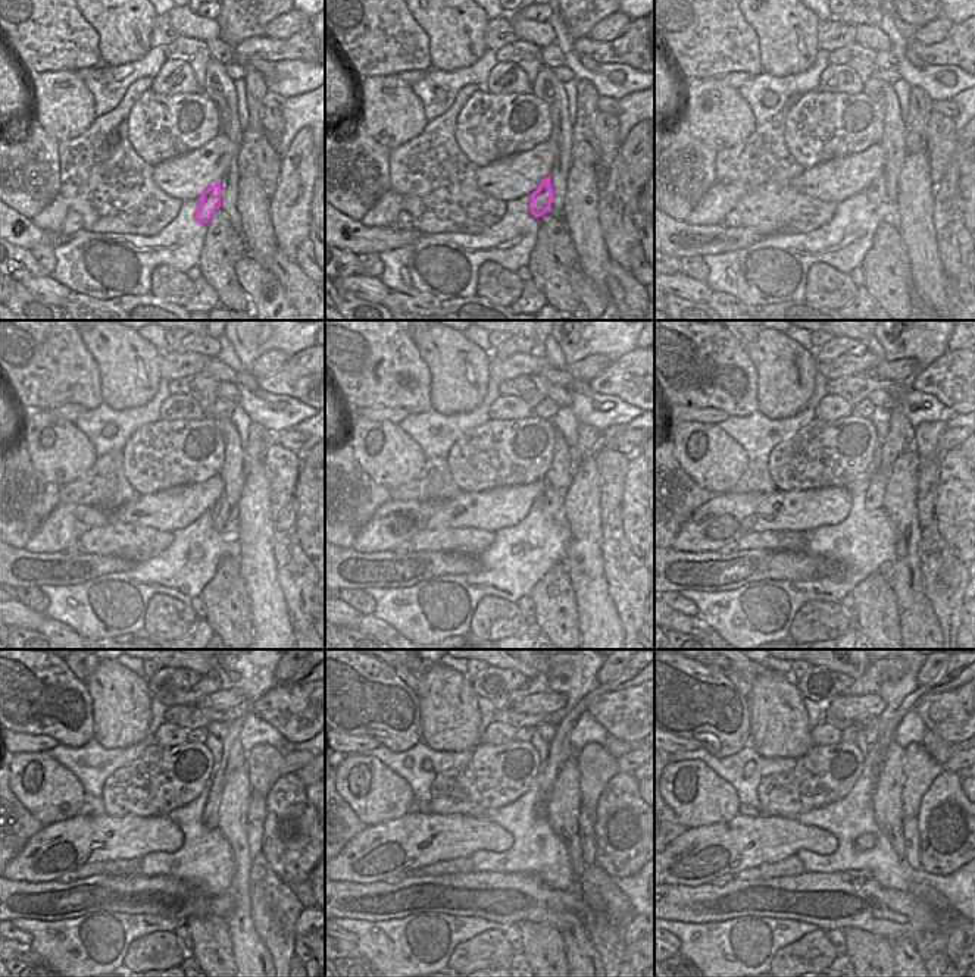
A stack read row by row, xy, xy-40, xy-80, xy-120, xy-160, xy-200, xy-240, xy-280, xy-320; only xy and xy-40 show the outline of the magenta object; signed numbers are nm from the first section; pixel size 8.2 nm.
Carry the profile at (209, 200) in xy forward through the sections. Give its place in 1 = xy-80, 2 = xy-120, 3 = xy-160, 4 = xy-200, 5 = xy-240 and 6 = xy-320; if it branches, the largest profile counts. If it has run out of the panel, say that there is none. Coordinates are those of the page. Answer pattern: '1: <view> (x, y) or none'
1: xy-80 (875, 193)
2: xy-120 (221, 509)
3: xy-160 (550, 503)
4: xy-200 (874, 495)
5: xy-240 (211, 816)
6: xy-320 (950, 679)

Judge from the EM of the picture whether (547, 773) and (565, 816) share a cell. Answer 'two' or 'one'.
two

